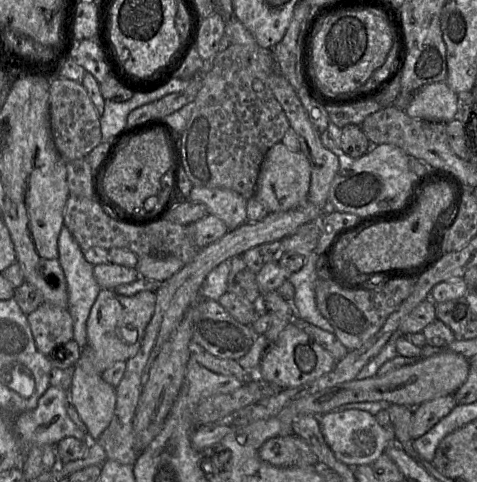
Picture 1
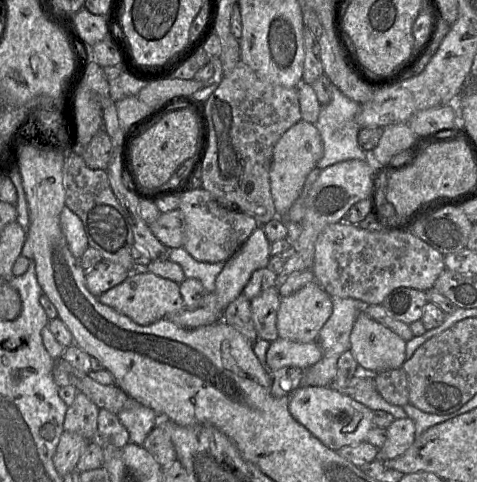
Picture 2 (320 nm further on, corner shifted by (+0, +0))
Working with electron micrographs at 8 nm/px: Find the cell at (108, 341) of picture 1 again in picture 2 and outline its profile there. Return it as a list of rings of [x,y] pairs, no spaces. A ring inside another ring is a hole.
[[[147,270],[132,272],[126,280],[100,295],[98,299],[104,305],[114,308],[135,323],[143,326],[186,308],[178,283],[157,276]]]

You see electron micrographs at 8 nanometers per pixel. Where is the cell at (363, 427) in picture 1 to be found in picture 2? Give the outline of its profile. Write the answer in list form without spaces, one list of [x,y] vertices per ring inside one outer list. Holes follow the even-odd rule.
[[[300,386],[290,394],[289,410],[300,424],[335,451],[367,441],[367,435],[374,427],[370,408],[329,386]]]

